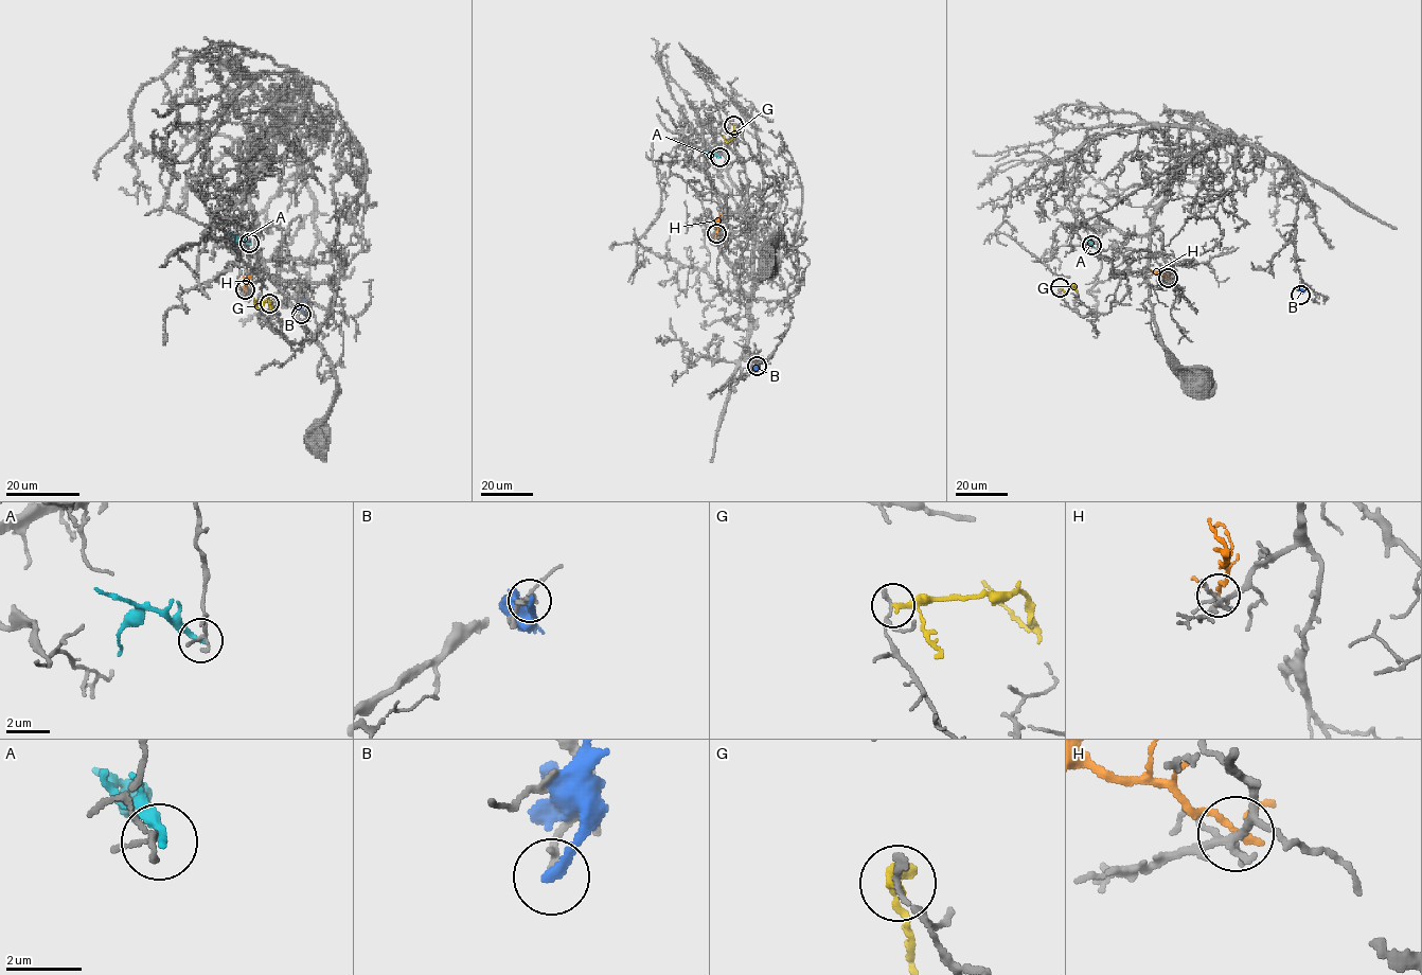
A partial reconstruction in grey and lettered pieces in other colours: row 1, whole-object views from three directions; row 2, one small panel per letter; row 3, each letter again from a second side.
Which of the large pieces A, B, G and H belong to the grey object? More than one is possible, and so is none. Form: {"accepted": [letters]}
{"accepted": []}

